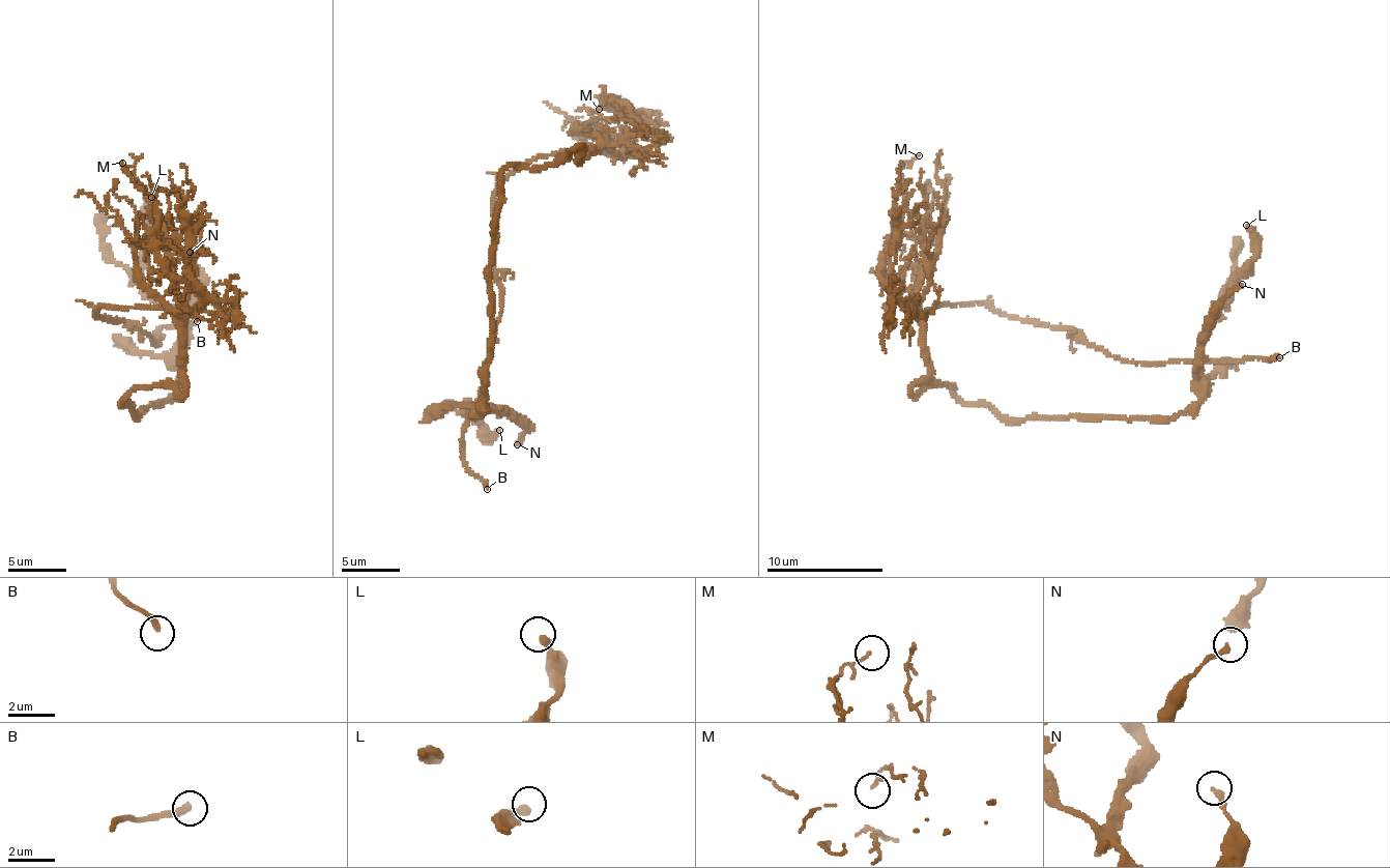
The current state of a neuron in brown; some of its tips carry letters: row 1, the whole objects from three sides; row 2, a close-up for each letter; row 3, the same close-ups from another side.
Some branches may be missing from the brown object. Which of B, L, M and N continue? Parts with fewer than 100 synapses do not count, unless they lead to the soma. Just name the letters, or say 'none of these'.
B

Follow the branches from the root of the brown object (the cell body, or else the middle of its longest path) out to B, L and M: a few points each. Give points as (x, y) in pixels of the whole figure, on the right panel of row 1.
B: (932, 384), (923, 382), (927, 311), (962, 302), (1073, 327), (1089, 344), (1131, 363), (1279, 357)
L: (932, 384), (1010, 418), (1183, 414), (1199, 400), (1209, 321), (1255, 257), (1246, 225)
M: (932, 384), (923, 382), (929, 353), (918, 300), (922, 273), (900, 171), (919, 155)

